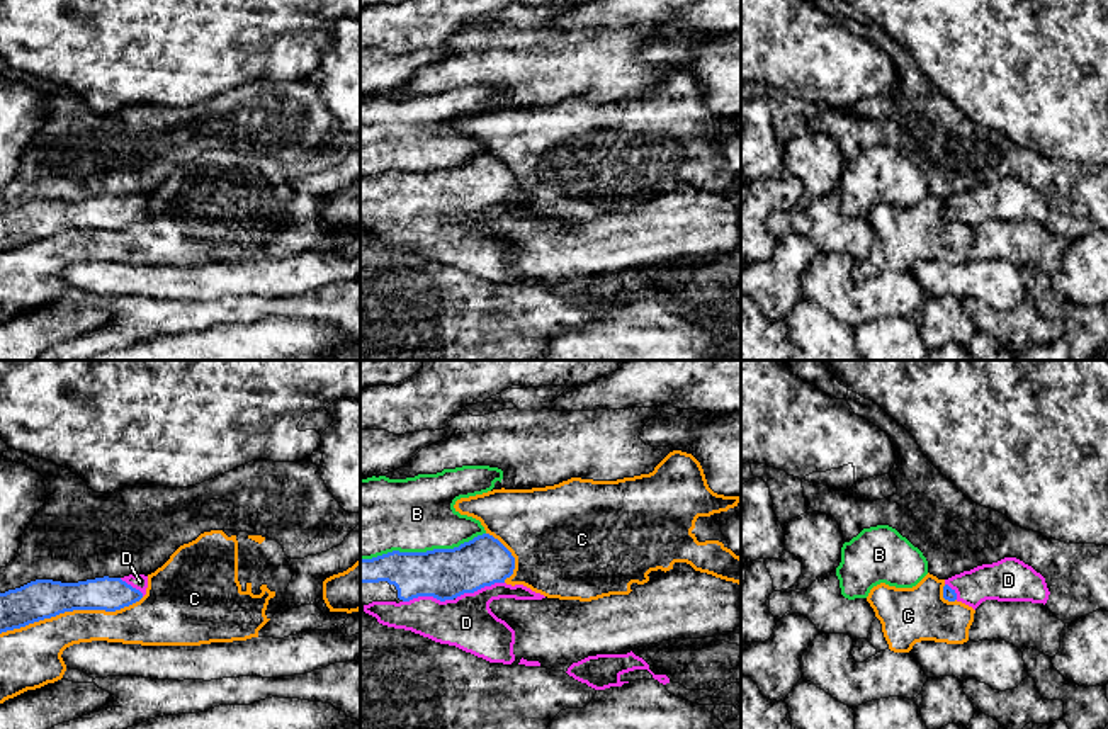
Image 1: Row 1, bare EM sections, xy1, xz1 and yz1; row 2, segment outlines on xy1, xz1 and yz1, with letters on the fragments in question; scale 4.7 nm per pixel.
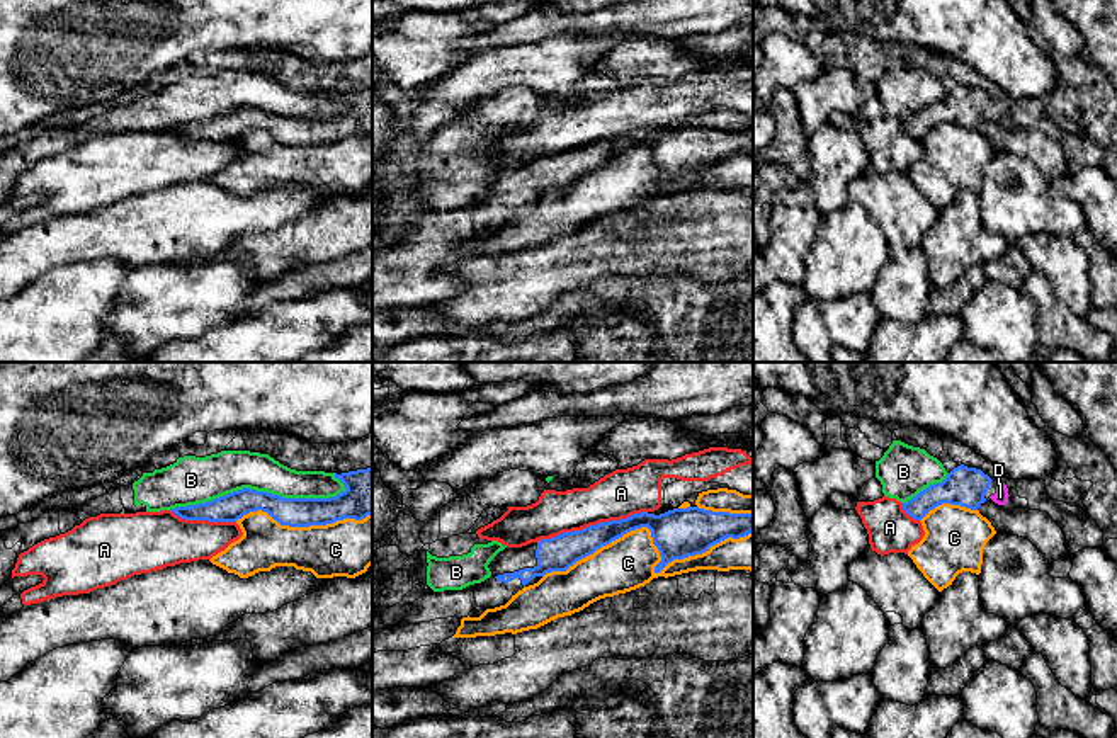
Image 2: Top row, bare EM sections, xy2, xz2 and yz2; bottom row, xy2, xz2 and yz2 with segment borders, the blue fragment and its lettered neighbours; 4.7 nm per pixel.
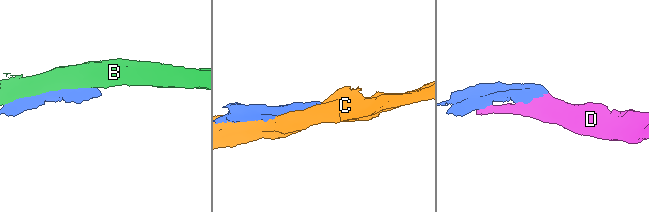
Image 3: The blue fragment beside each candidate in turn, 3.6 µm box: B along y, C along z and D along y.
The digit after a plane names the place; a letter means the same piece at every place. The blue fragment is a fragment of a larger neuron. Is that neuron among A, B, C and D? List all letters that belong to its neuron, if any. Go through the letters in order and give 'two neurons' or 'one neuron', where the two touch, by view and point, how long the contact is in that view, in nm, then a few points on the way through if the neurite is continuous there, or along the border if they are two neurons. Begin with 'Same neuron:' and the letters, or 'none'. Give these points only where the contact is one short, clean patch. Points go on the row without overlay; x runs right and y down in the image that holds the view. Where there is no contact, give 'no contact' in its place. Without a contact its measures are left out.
Same neuron: D
A: two neurons; contact xz2 (590, 145); length 550 nm
B: two neurons; contact xy2 (259, 111); length 850 nm
C: two neurons; contact xz2 (655, 164); length 1000 nm
D: one neuron; contact xz1 (427, 214); length 240 nm

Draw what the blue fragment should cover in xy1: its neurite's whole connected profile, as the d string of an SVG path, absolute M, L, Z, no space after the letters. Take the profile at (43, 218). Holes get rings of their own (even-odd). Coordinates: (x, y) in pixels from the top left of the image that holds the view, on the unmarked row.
M144 194L78 202L36 199L0 212L0 253L73 229L116 231L139 221L146 207Z

